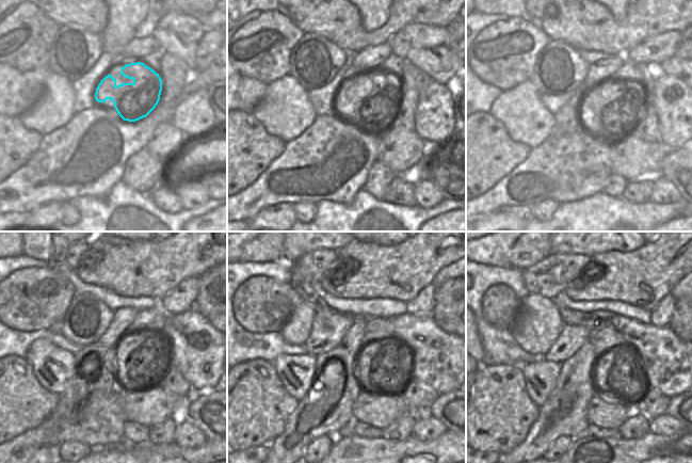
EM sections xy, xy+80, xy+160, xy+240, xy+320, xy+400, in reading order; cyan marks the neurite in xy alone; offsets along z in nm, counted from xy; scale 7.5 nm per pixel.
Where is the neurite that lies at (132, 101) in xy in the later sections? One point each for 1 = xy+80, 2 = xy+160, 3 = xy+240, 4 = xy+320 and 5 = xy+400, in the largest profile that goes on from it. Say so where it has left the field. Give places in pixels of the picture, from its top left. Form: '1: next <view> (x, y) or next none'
1: next xy+80 (377, 107)
2: next xy+160 (621, 112)
3: next xy+240 (143, 363)
4: next xy+320 (383, 367)
5: next xy+400 (621, 374)

